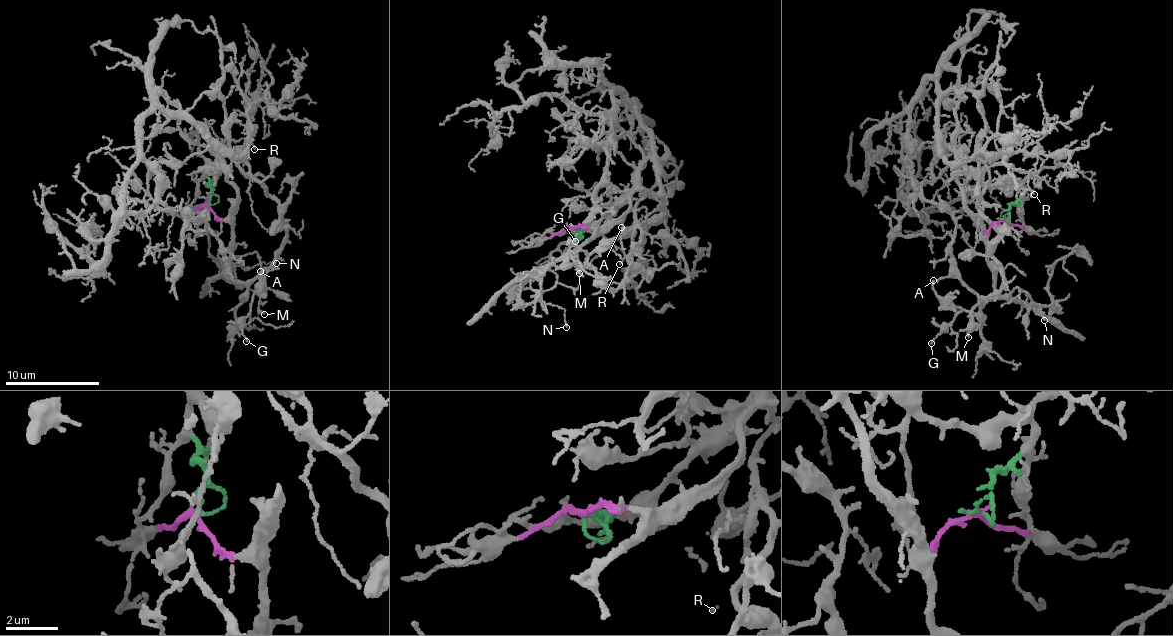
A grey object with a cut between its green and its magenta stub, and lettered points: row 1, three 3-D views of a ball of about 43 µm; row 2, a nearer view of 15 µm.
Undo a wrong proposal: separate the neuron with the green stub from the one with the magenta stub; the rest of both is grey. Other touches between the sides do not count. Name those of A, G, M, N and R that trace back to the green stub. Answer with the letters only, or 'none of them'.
R

